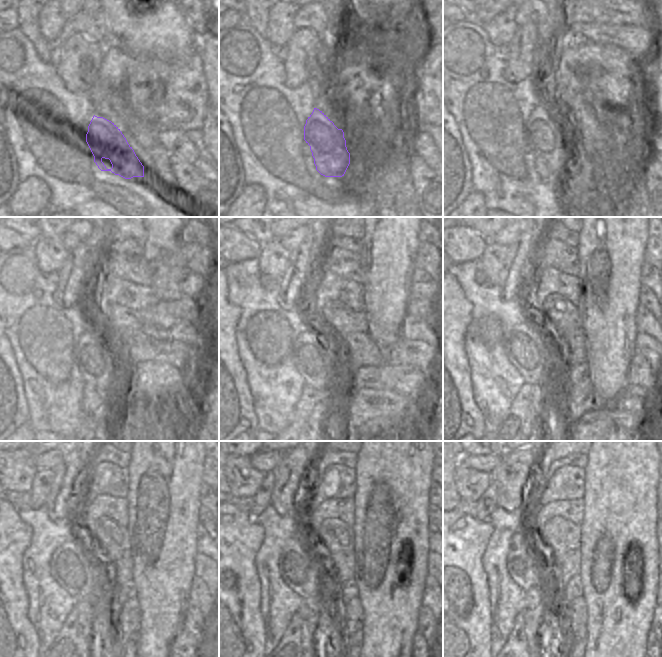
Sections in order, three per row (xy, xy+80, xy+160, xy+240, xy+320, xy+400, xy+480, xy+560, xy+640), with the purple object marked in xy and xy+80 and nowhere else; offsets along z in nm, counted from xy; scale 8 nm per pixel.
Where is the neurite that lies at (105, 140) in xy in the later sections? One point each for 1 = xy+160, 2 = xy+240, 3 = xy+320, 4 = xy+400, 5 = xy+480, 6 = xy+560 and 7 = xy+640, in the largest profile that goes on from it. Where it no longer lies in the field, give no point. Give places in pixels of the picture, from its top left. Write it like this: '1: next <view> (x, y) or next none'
1: next xy+160 (542, 136)
2: next xy+240 (94, 363)
3: next xy+320 (312, 361)
4: next xy+400 (526, 347)
5: next xy+480 (72, 566)
6: next xy+560 (297, 567)
7: next xy+640 (522, 567)

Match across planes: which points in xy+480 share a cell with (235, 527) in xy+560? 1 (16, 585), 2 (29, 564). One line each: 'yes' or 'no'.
1: yes
2: no

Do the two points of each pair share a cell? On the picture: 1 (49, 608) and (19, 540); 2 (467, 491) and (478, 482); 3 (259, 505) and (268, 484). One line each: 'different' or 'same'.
1: different
2: same
3: same

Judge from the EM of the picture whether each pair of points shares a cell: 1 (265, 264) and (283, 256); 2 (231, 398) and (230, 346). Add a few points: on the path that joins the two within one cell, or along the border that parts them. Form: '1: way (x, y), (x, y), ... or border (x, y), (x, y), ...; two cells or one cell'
1: way (269, 264), (276, 257), (279, 257); one cell
2: way (230, 385), (230, 359); one cell

